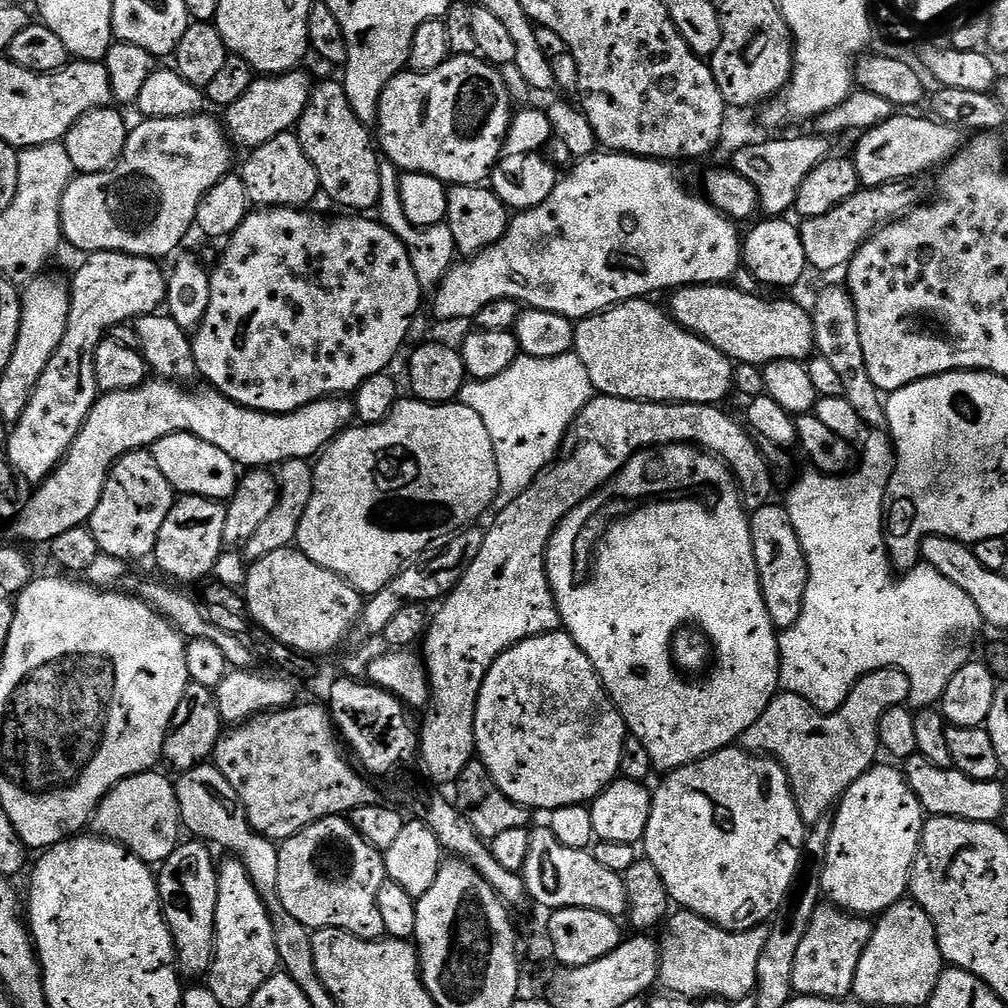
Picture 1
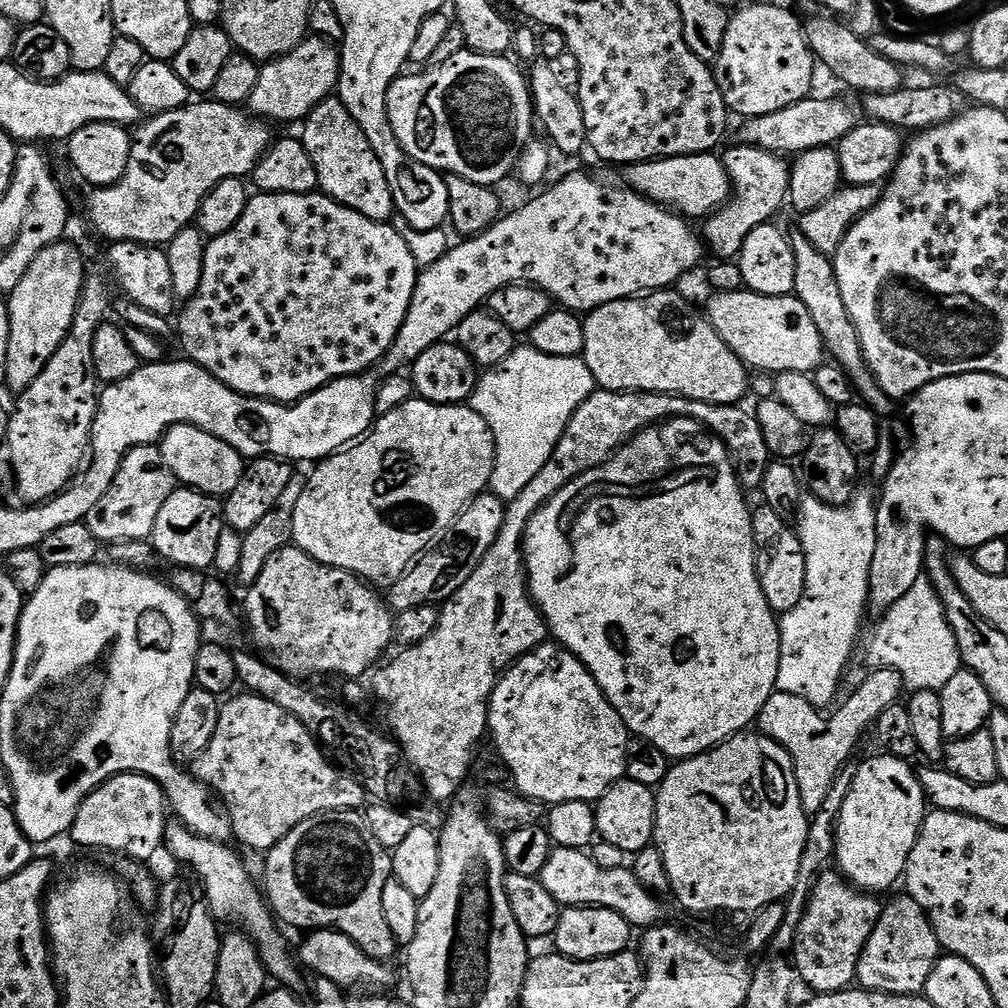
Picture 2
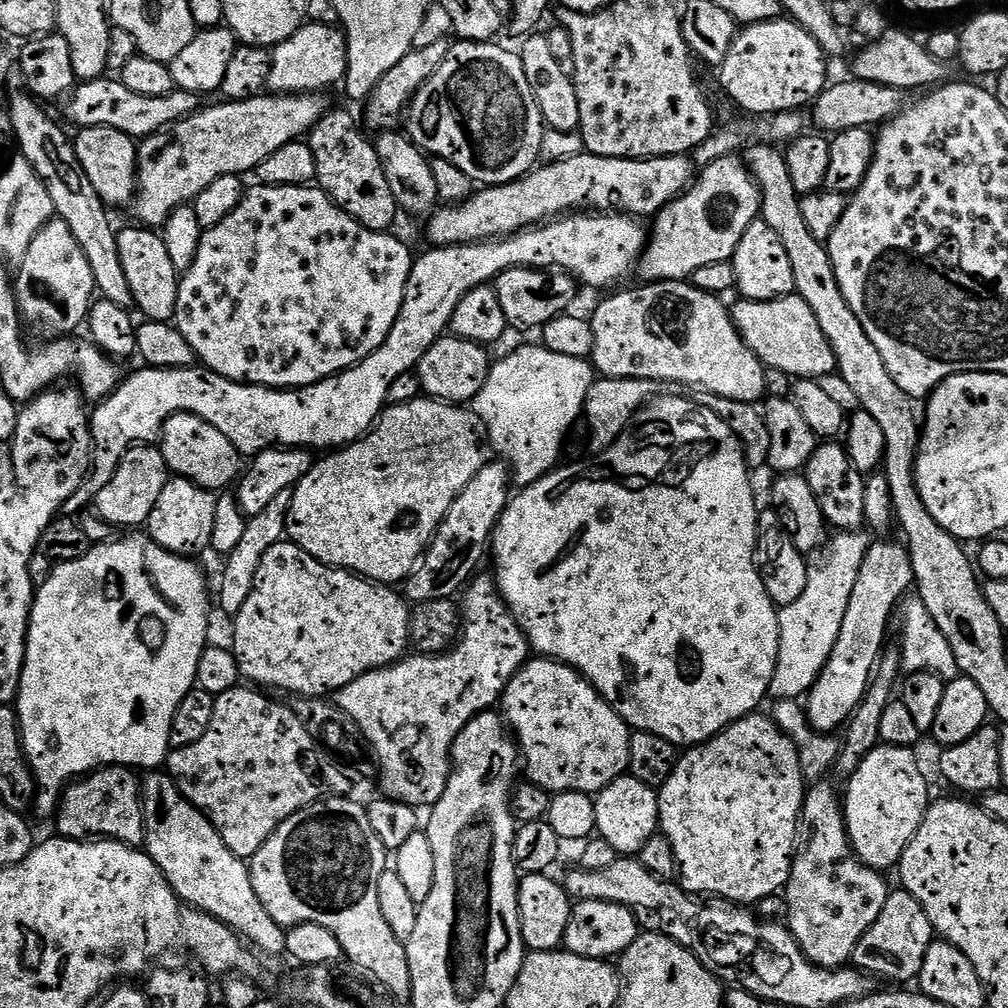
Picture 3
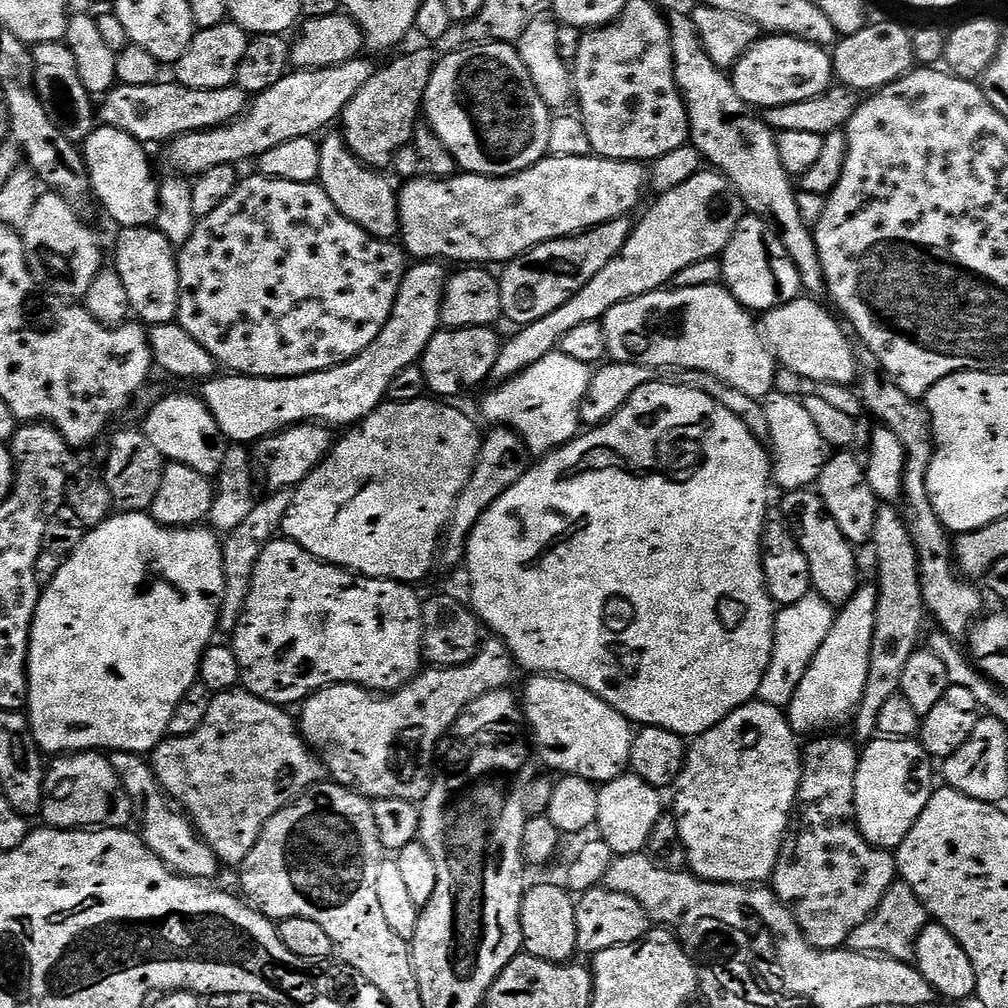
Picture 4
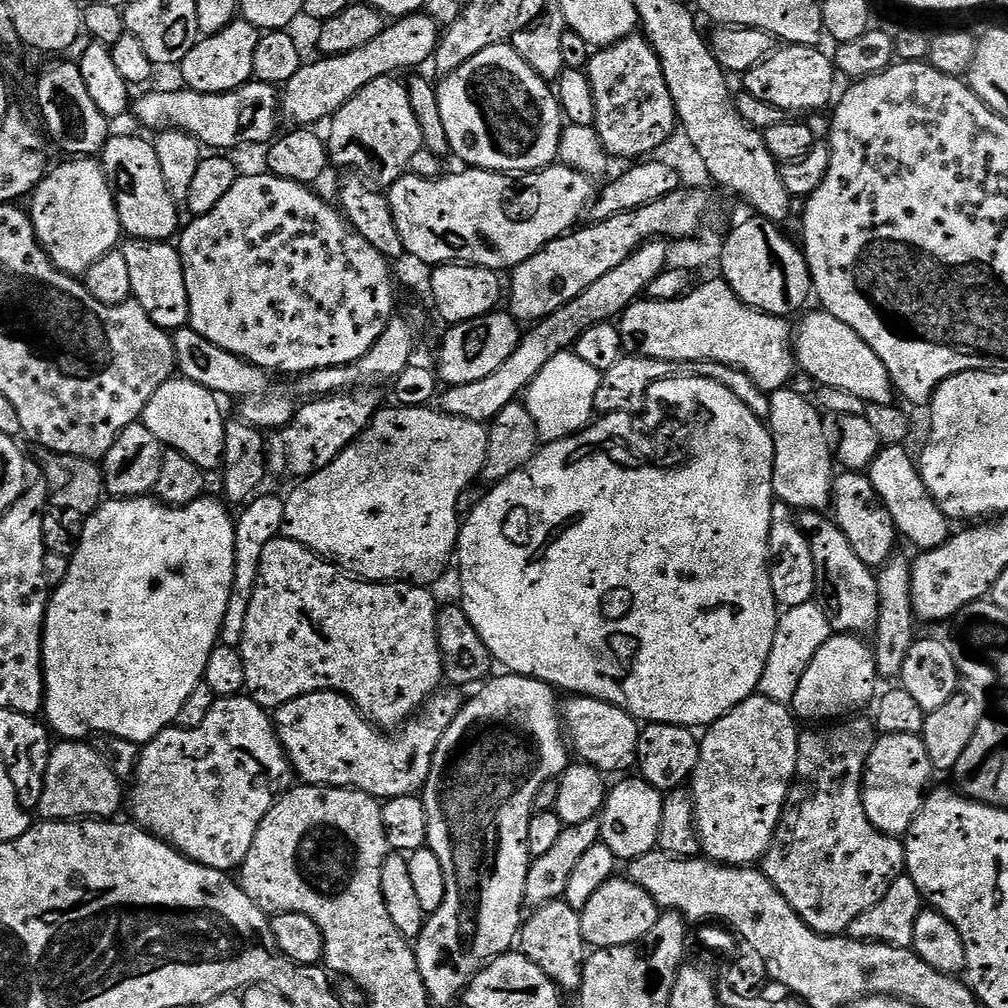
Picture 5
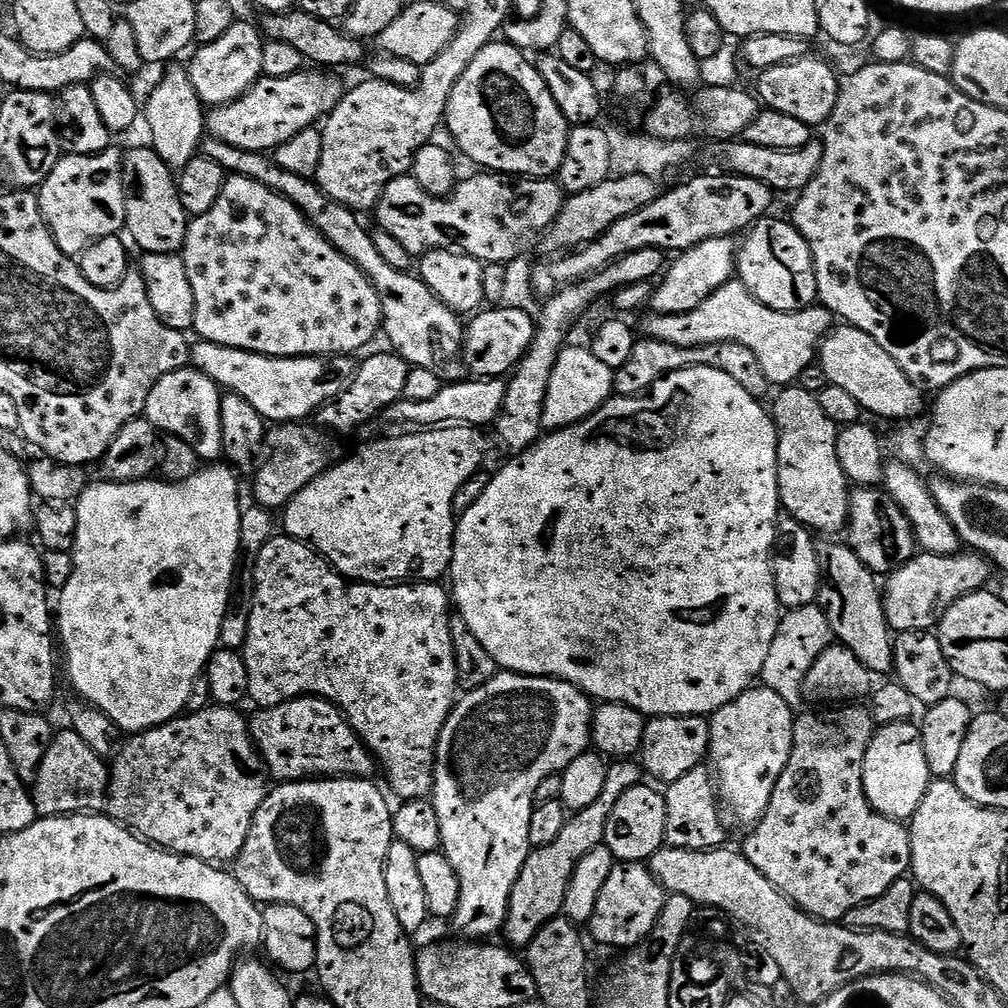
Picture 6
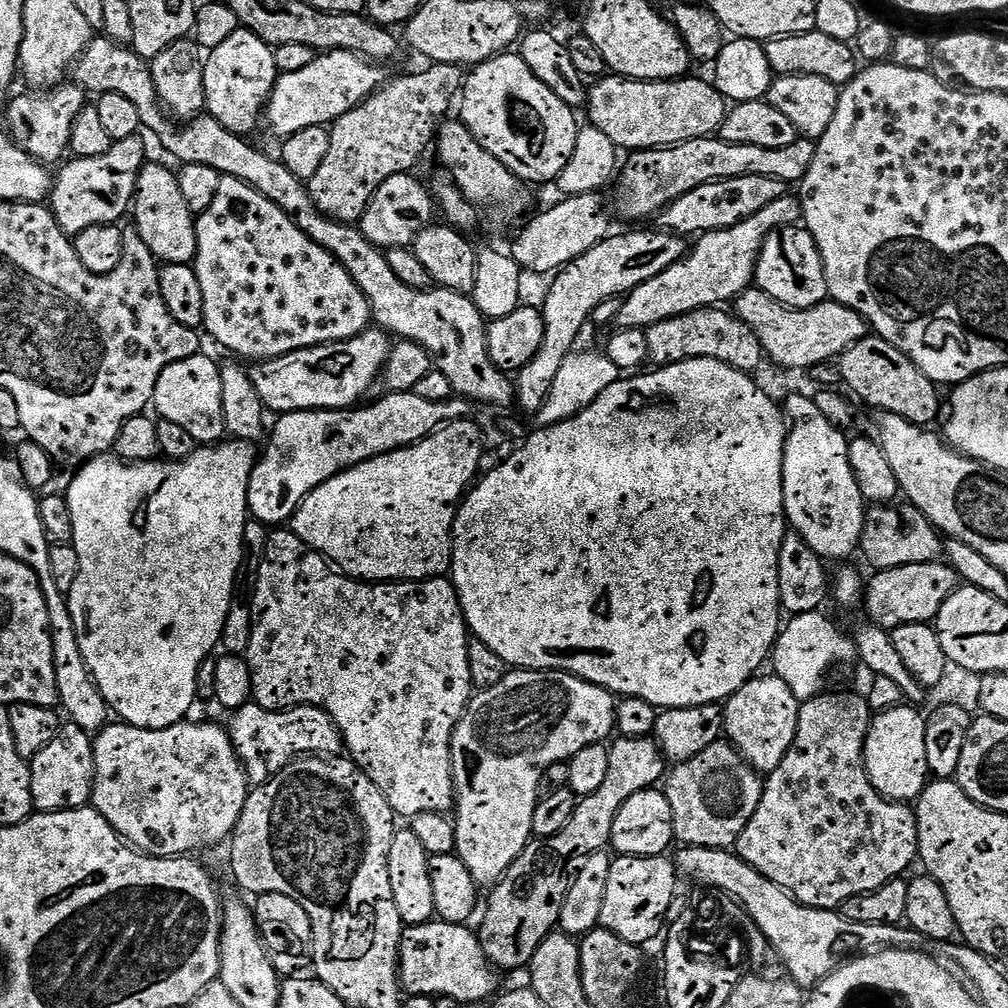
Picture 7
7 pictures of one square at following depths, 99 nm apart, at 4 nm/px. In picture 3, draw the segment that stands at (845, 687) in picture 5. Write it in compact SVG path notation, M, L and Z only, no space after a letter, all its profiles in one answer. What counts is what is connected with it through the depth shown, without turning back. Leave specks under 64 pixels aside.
M869 543L862 566L856 571L854 594L850 594L846 618L842 618L842 630L838 634L834 650L806 697L808 721L814 731L832 734L837 731L835 728L843 729L868 693L868 686L872 683L876 666L886 648L884 635L888 632L892 611L895 610L896 603L897 608L901 603L900 595L907 588L909 591L914 584L911 567L903 567L888 568L887 546Z

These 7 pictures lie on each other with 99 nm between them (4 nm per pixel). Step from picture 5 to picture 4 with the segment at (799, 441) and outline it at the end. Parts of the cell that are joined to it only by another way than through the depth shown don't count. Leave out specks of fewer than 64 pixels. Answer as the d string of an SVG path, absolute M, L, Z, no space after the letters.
M775 391L763 401L763 406L768 423L770 463L775 487L777 484L784 492L811 489L822 474L822 466L826 466L830 455L827 442L822 434L818 434L818 426L814 426L814 418L810 418L803 399Z

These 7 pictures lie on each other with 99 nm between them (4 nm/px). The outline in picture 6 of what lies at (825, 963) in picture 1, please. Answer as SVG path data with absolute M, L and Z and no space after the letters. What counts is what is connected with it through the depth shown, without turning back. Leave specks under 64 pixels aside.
M856 702L847 706L824 706L812 710L816 712L801 711L795 717L790 762L786 762L786 770L778 778L766 814L762 814L742 845L744 857L754 870L761 872L797 908L825 922L843 921L854 906L886 894L894 882L909 875L912 867L911 831L901 821L878 814L866 798L862 766L874 725L871 711L860 707L864 706Z

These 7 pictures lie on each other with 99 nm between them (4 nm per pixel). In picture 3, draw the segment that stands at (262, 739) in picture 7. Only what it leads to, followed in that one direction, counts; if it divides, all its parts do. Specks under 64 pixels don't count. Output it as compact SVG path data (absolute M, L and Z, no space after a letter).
M477 575L475 579L467 585L466 593L468 597L462 600L462 627L460 635L455 644L446 652L441 652L438 656L421 656L419 654L408 654L396 661L394 664L388 665L387 668L375 668L372 672L361 672L358 678L354 678L354 682L350 682L346 686L342 686L334 696L336 707L345 712L348 717L358 726L360 735L363 736L364 742L369 753L376 755L376 764L380 767L380 788L385 797L401 800L403 804L410 804L417 810L431 809L433 804L438 802L438 798L442 798L442 794L446 790L446 782L450 771L450 757L452 755L452 744L458 738L458 734L476 717L480 712L487 712L495 709L501 703L504 687L514 678L514 674L519 668L523 668L530 659L530 645L524 636L520 624L514 618L514 614L508 611L508 605L499 594L496 587L496 581L491 575Z

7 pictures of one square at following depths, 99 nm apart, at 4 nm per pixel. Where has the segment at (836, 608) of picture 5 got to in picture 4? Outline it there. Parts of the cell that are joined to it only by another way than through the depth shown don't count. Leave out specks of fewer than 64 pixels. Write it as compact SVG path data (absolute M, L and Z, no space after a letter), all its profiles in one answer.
M784 492L781 497L779 515L788 522L796 519L794 532L798 537L800 549L806 554L815 595L821 596L827 604L833 606L846 605L862 583L860 572L856 569L857 549L846 538L846 534L838 530L838 522L830 518L830 510L826 510L826 502L822 502L819 492Z

